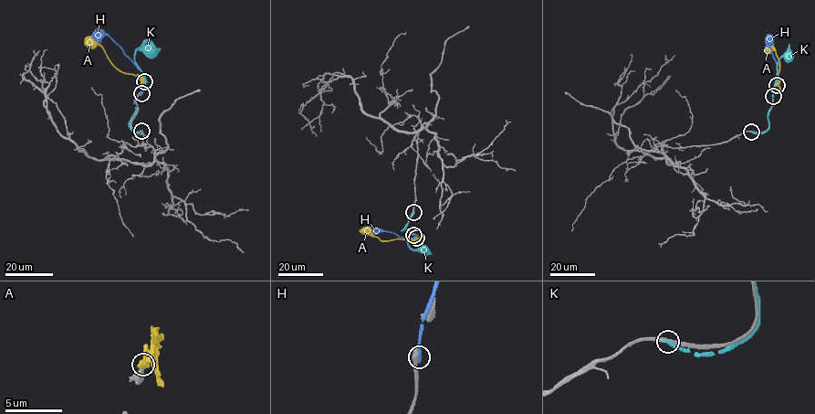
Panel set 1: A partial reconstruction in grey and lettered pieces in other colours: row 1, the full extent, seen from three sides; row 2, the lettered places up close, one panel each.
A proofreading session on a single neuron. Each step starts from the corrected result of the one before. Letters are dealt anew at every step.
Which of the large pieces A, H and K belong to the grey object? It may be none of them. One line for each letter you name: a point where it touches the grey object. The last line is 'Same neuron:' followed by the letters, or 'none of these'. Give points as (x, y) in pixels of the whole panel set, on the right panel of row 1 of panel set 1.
A: (777, 85)
Same neuron: A

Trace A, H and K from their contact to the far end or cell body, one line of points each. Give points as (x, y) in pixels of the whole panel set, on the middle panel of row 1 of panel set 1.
A: (416, 238), (408, 241), (381, 240), (360, 230)
H: (413, 235), (415, 238), (402, 238), (381, 229), (366, 229)
K: (413, 212), (402, 230), (407, 229), (407, 233), (417, 236), (408, 238), (407, 242), (412, 249), (432, 254)

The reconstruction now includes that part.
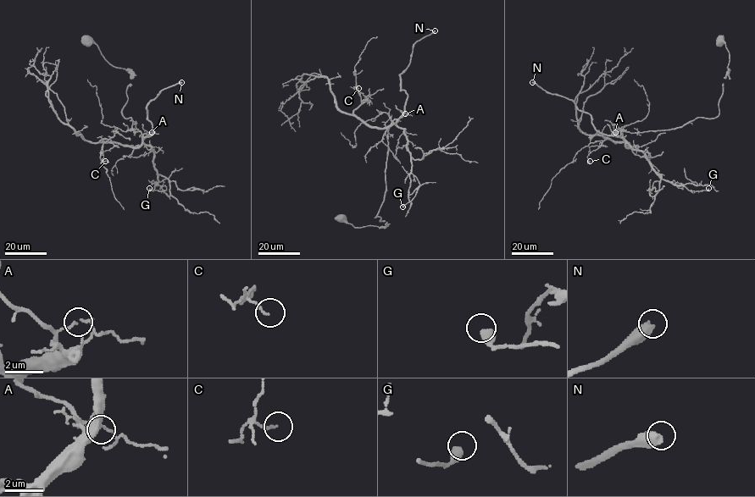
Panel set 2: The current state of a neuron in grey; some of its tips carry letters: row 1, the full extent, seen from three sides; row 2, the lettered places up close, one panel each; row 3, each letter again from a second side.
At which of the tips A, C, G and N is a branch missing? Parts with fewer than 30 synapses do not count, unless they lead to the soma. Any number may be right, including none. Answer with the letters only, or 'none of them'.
N

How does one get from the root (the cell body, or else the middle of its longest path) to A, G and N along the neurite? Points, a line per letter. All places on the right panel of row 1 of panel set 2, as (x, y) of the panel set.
A: (719, 41), (729, 52), (730, 70), (717, 116), (696, 118), (668, 129), (621, 131), (620, 136), (615, 132)
G: (719, 41), (729, 52), (730, 70), (717, 116), (668, 129), (620, 132), (663, 179), (690, 190), (708, 188)
N: (719, 41), (729, 52), (730, 70), (719, 114), (674, 129), (604, 135), (570, 100), (532, 82)

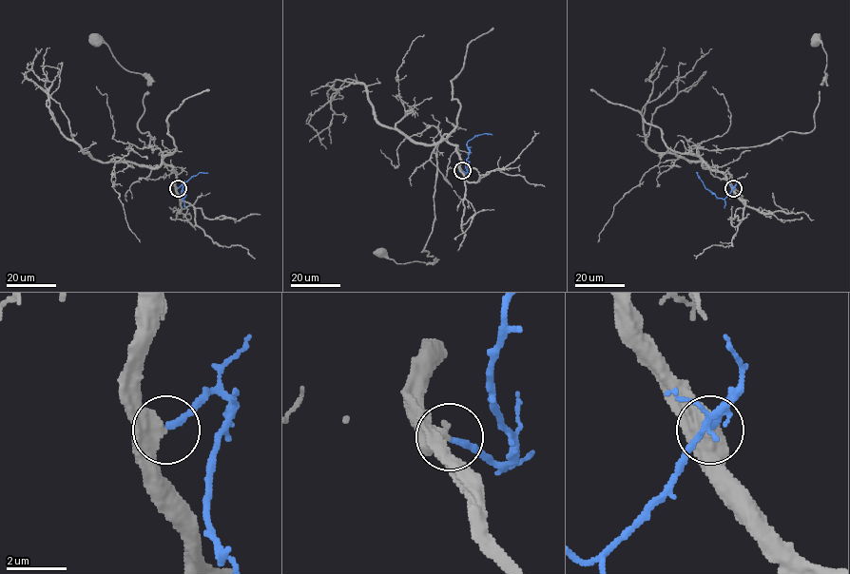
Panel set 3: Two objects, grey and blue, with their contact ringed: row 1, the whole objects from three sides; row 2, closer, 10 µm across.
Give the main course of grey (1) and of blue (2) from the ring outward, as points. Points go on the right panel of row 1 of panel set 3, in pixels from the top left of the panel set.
1: (733, 188), (696, 149), (756, 146), (788, 132), (811, 131), (827, 74), (826, 54), (815, 40)
2: (733, 188), (724, 199), (718, 198), (705, 188), (698, 173)

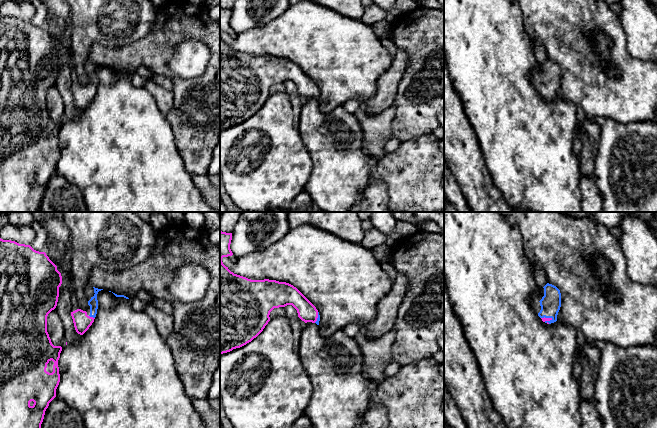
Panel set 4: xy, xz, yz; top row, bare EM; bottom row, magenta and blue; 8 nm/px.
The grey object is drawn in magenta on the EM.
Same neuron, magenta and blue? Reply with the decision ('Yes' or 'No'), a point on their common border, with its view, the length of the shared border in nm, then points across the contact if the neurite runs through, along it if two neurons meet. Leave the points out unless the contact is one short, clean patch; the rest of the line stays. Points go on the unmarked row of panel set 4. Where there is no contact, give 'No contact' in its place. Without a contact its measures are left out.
Yes. Touches magenta at xy (92, 93). Shared border 50 nm. Path across: xy (82, 98), (92, 93), (93, 78)

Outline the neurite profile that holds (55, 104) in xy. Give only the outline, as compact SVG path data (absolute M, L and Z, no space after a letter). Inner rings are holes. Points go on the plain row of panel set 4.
M56 84L47 92L47 108L54 122L61 122L62 125L66 122L64 102Z

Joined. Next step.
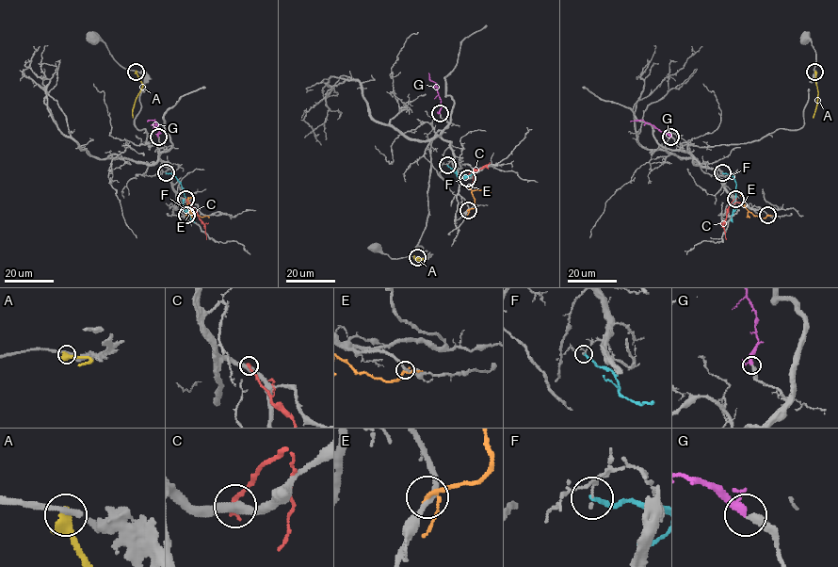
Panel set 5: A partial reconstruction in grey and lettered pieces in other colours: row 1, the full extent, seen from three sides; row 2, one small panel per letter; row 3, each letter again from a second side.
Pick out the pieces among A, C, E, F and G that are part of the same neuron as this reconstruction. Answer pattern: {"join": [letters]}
{"join": ["G"]}

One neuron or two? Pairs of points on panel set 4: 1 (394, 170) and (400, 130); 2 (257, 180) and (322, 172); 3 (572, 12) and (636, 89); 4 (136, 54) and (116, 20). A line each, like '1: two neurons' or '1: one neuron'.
1: two neurons
2: two neurons
3: one neuron
4: two neurons

